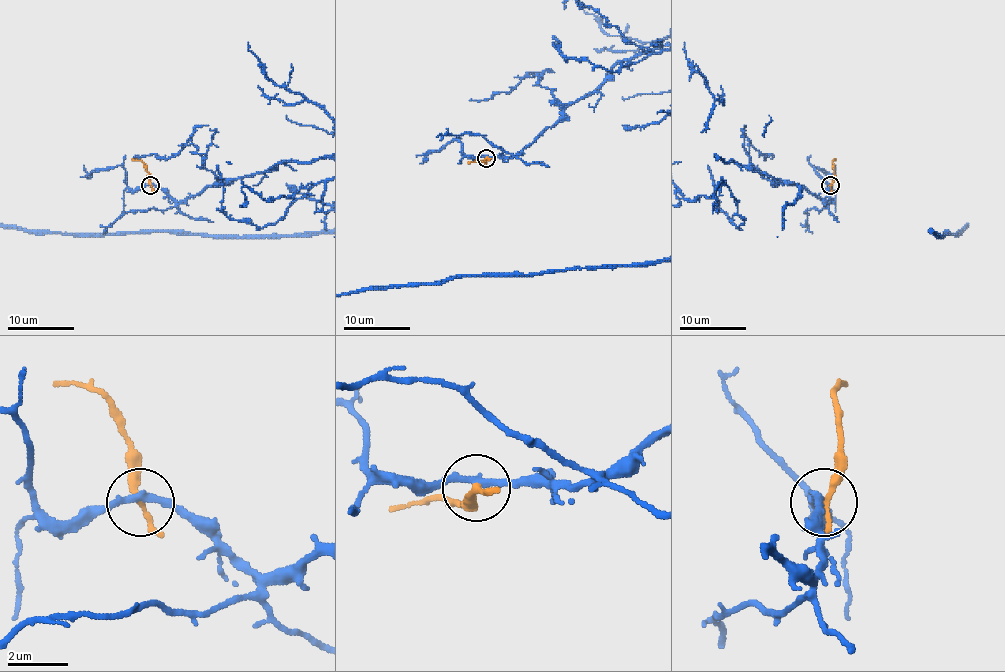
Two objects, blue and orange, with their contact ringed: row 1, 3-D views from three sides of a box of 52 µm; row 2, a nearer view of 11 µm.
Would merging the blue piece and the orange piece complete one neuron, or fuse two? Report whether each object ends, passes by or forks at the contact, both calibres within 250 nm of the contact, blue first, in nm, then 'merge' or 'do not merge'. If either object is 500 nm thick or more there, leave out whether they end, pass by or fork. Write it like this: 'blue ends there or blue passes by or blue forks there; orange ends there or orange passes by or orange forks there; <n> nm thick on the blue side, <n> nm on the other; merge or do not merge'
blue passes by; orange passes by; 240 nm thick on the blue side, 200 nm on the other; do not merge

